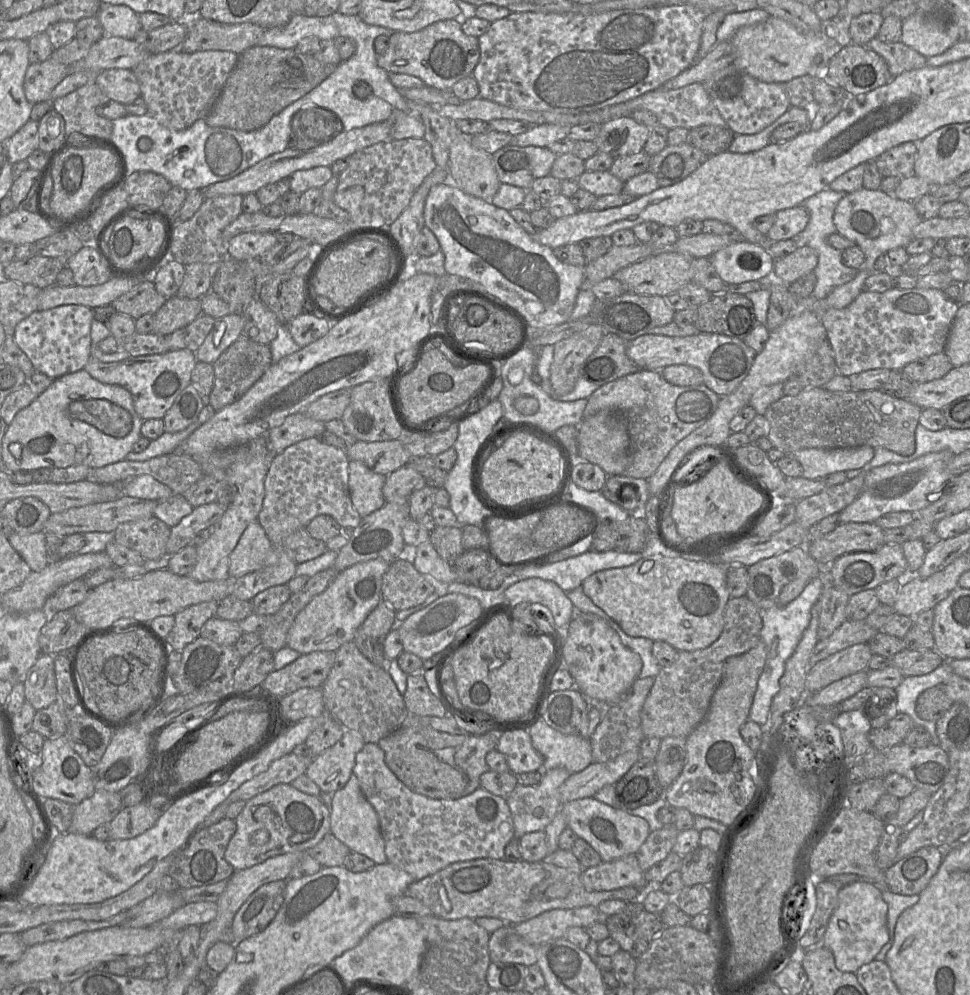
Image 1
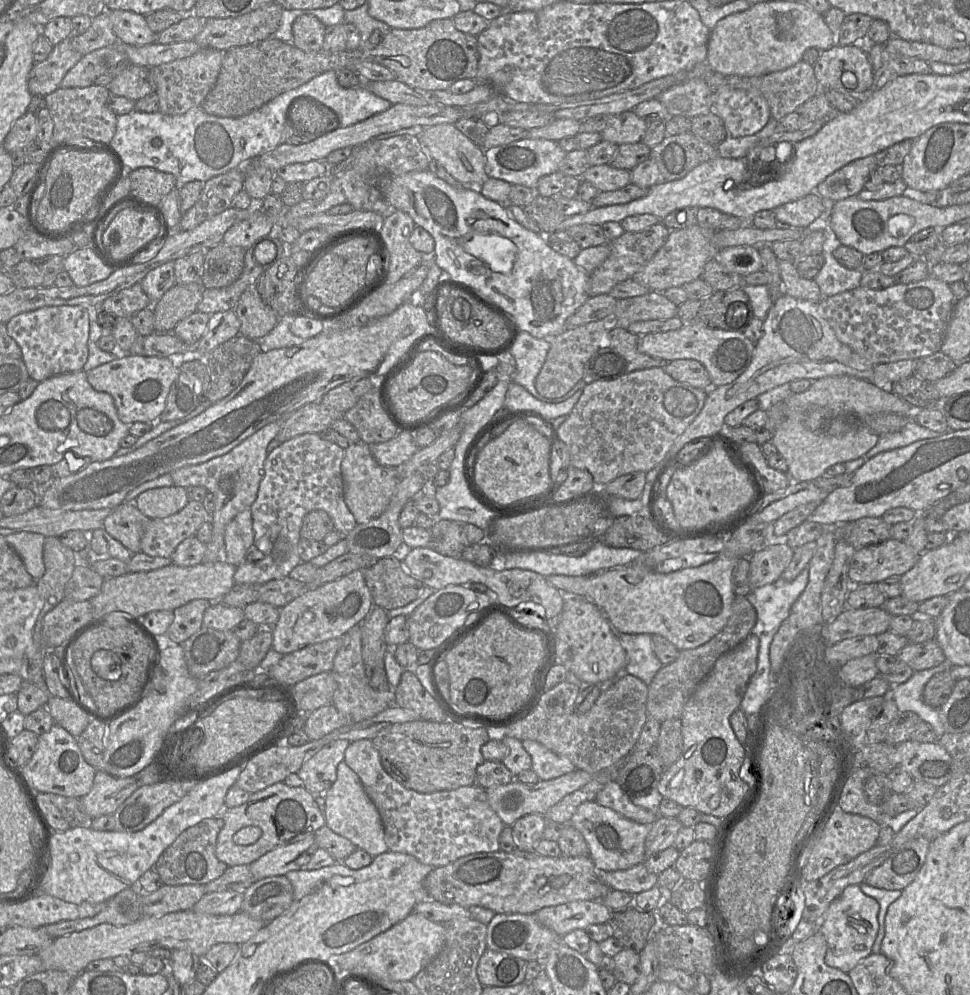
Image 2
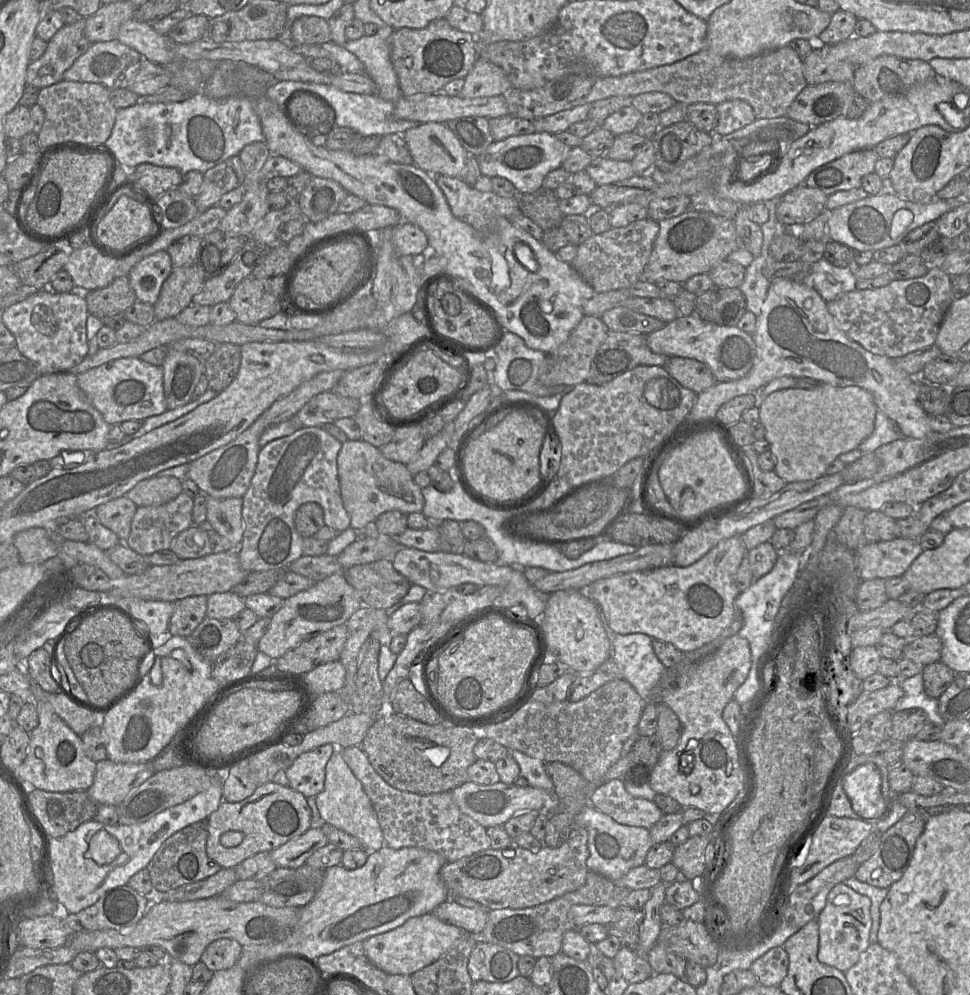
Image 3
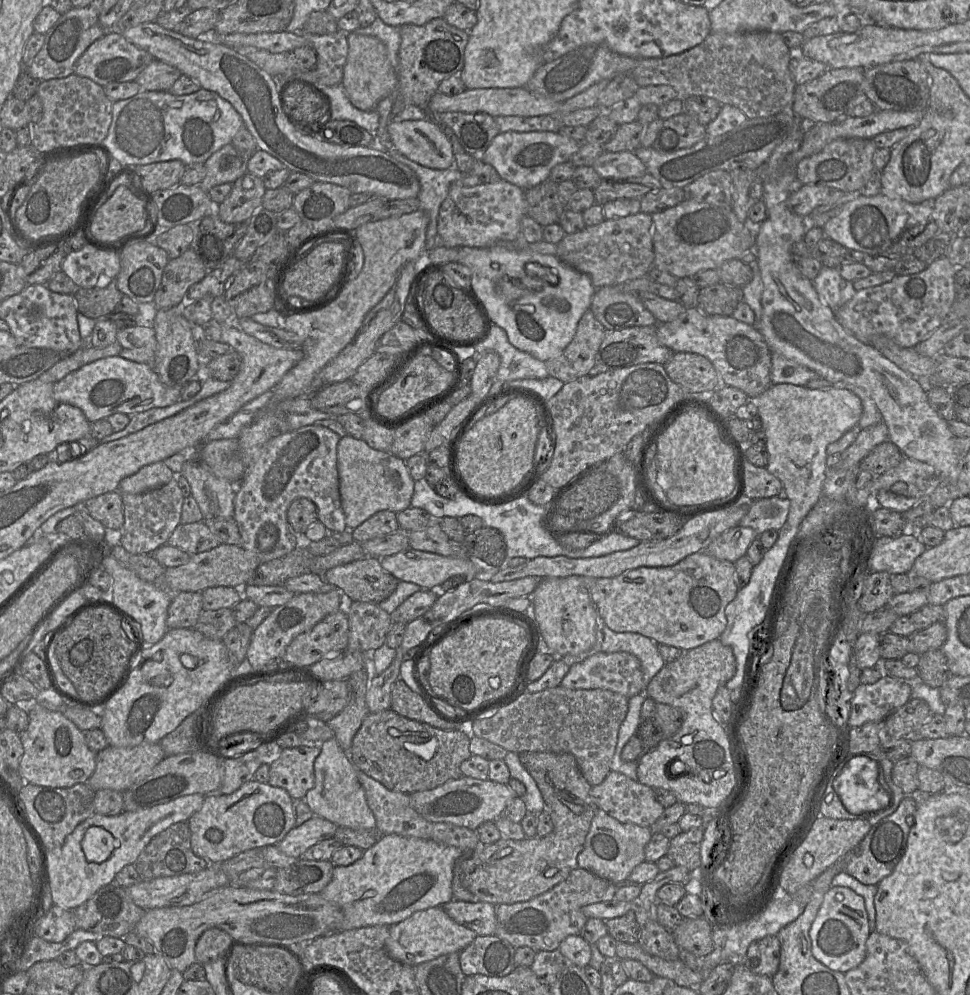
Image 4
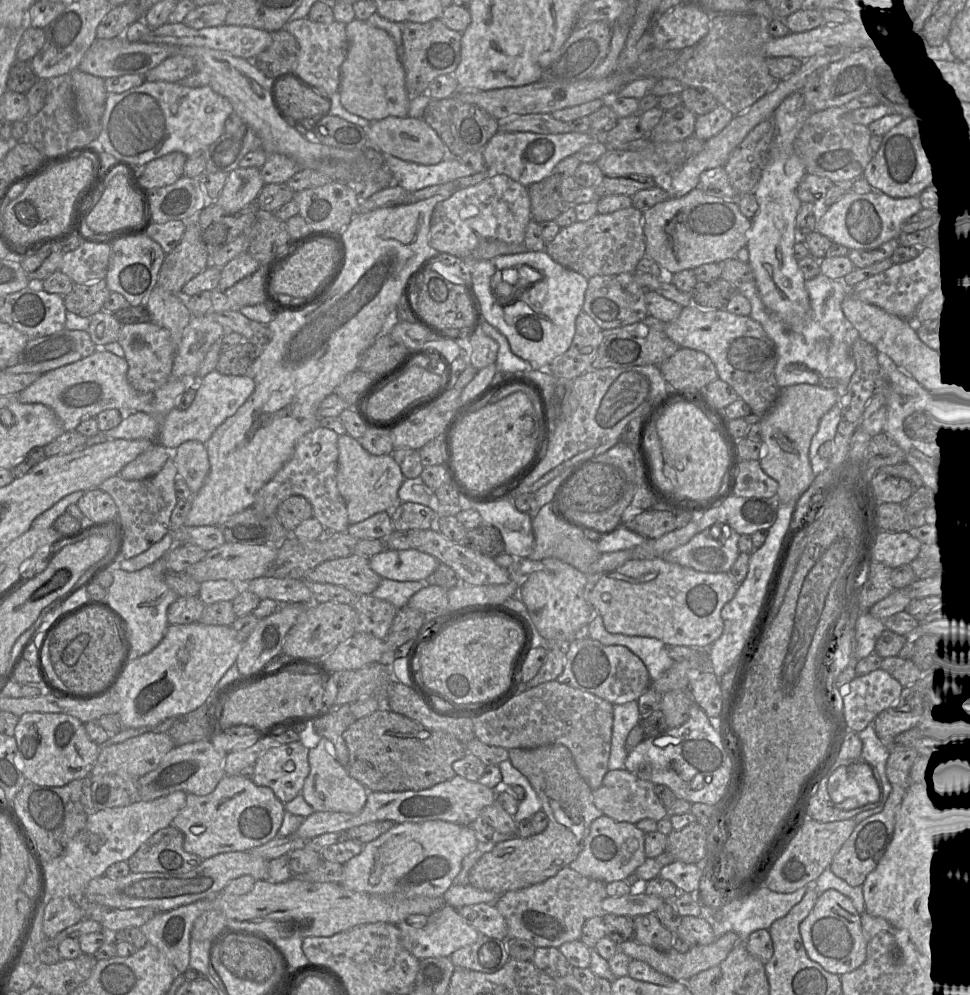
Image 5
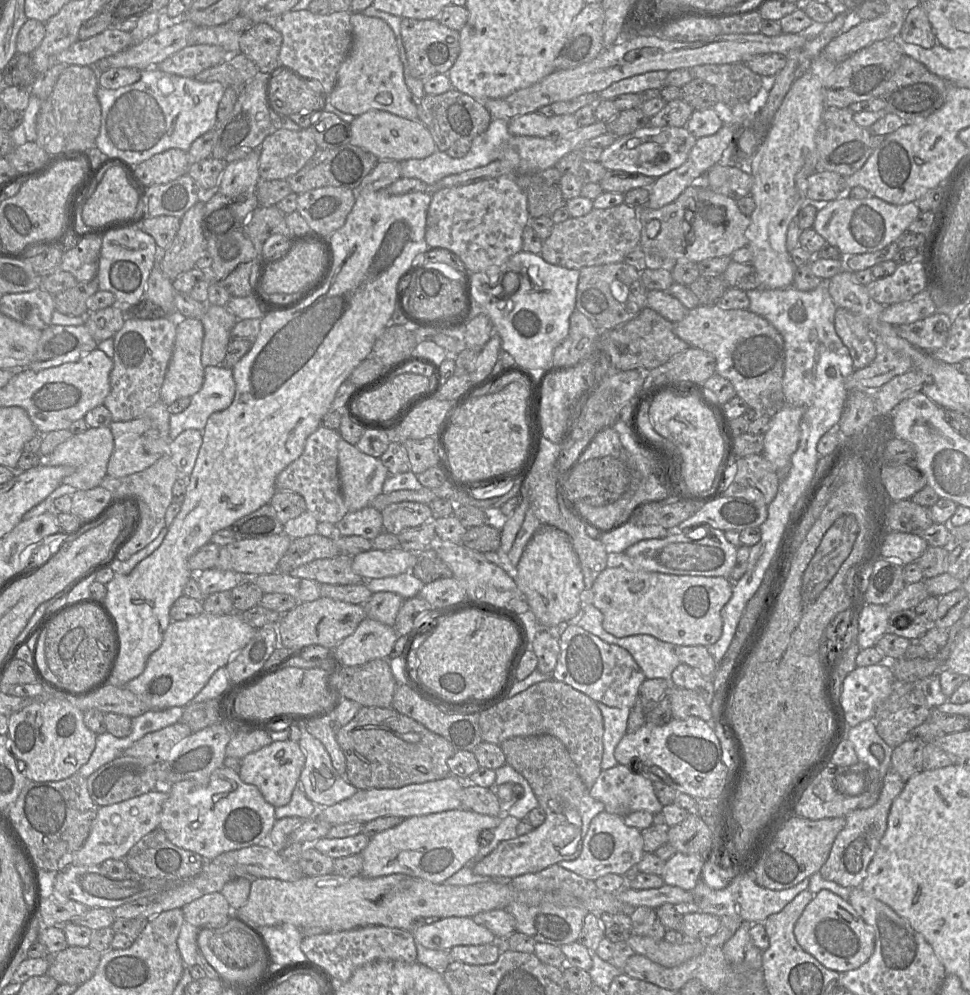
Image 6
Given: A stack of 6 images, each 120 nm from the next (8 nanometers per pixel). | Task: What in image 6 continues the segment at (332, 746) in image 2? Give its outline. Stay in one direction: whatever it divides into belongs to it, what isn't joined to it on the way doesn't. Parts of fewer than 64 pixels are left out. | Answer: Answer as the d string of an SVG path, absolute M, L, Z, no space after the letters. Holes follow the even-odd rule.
M291 740L272 741L271 744L247 754L240 761L238 772L240 779L247 784L256 786L263 798L276 808L290 802L292 792L305 764L305 753L298 742Z

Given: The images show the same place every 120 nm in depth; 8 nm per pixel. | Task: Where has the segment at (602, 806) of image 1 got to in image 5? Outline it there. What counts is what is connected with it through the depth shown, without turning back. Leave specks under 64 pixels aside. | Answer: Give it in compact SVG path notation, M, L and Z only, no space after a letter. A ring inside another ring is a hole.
M603 814L592 822L582 851L569 867L587 878L606 884L625 880L646 859L645 835L635 824L618 822Z

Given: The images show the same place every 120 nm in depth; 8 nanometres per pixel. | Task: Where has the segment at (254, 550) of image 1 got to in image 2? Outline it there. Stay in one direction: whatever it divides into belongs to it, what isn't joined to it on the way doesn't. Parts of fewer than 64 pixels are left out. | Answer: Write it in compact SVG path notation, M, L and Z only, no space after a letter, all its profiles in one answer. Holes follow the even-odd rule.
M250 509L239 512L226 526L224 534L225 561L238 567L254 540Z

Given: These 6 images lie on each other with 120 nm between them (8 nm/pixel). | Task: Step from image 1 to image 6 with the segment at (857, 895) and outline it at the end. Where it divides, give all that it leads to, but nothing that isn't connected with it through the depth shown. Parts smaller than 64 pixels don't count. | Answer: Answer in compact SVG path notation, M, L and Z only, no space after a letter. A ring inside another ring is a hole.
M822 889L805 907L794 926L798 944L823 966L845 973L864 964L874 951L873 930L853 906L833 892Z

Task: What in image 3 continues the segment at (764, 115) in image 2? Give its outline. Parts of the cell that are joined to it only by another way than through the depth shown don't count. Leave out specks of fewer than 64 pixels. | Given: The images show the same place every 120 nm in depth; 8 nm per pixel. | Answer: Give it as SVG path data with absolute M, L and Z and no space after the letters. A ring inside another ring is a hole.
M740 99L724 101L717 104L716 108L718 112L718 124L714 130L716 135L728 135L757 119L752 106Z

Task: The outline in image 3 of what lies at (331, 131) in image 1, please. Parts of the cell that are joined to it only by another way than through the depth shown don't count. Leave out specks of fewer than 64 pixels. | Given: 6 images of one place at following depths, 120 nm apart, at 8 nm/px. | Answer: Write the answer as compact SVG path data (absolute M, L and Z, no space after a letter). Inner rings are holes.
M295 91L285 105L291 125L310 140L323 139L335 126L333 108L316 95Z

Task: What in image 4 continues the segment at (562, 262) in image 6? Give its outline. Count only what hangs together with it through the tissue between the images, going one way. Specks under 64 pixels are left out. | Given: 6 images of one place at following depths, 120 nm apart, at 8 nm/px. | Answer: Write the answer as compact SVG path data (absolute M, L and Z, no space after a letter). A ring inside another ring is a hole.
M639 212L617 219L605 219L582 231L566 234L557 244L556 256L574 269L588 275L596 288L622 285L639 277L647 276L653 266L652 217Z

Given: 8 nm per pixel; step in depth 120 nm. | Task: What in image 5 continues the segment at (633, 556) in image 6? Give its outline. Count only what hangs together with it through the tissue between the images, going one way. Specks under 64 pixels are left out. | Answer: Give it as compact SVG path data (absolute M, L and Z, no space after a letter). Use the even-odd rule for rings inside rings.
M714 524L694 535L686 544L656 558L698 572L728 572L740 553L739 537L728 525Z

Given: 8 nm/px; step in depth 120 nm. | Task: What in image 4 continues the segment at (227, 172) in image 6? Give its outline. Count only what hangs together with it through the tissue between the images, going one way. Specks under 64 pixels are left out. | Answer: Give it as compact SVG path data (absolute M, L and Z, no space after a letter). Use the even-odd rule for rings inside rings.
M247 172L232 183L229 196L219 205L214 205L215 213L227 223L246 222L262 208L265 191L262 179Z

